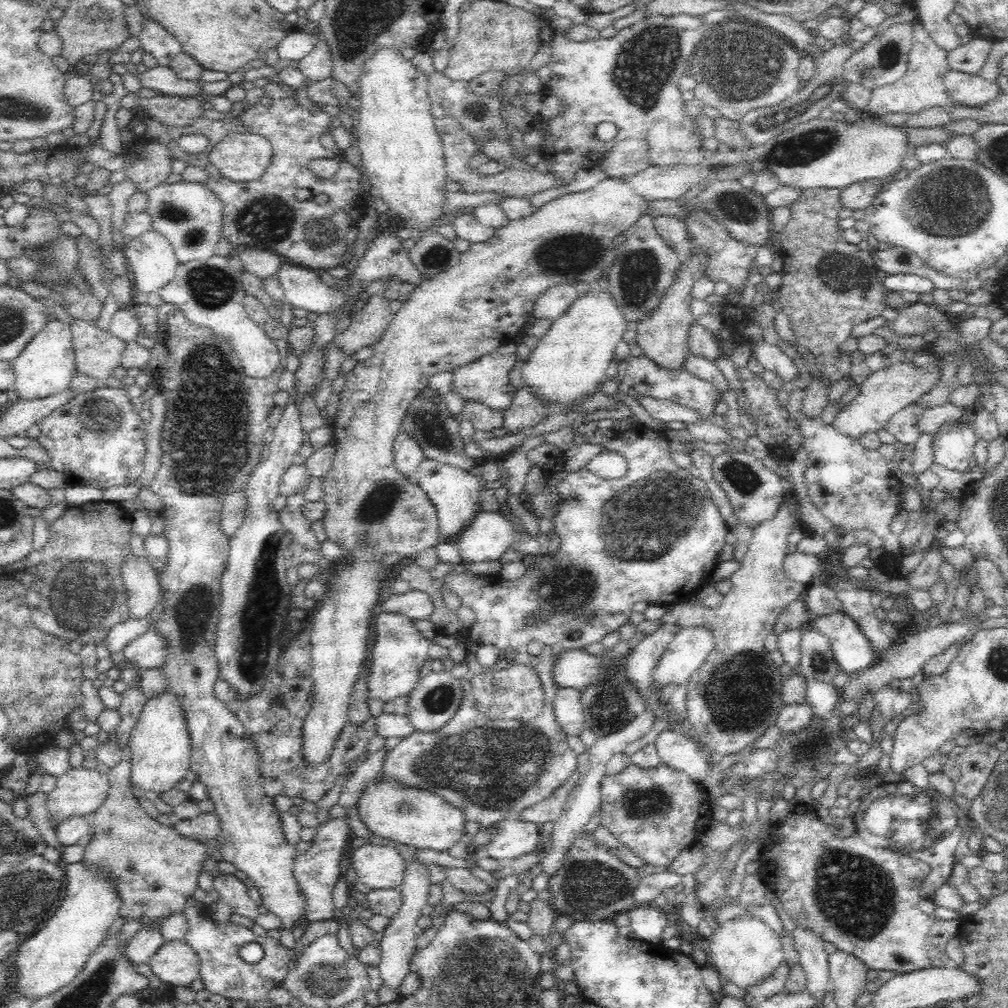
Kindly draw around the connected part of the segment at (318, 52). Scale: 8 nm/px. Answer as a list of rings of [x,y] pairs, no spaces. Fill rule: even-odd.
[[[322,35],[316,37],[319,37],[318,43],[310,54],[299,60],[297,67],[304,75],[304,84],[300,86],[302,92],[306,92],[311,84],[333,76],[333,62],[328,43]]]

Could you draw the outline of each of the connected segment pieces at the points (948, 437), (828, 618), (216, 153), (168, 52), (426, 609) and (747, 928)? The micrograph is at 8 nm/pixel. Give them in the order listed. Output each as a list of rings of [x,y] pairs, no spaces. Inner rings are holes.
[[[967,422],[952,424],[935,433],[934,463],[948,470],[966,472],[977,443],[975,438],[972,423]]]
[[[843,611],[813,618],[811,626],[830,642],[834,659],[842,672],[852,676],[876,664],[879,656],[872,649],[872,643]]]
[[[253,133],[235,134],[209,153],[210,163],[233,182],[259,180],[267,170],[273,154],[264,136]]]
[[[145,18],[145,27],[139,35],[140,46],[150,63],[168,65],[183,50],[181,44],[156,21]]]
[[[410,591],[404,596],[390,596],[377,612],[399,613],[412,621],[430,620],[434,614],[434,604],[430,596],[420,591]]]
[[[734,917],[720,923],[716,932],[705,940],[708,964],[718,972],[720,984],[728,982],[747,994],[750,987],[771,977],[783,963],[784,953],[780,937],[757,917]]]

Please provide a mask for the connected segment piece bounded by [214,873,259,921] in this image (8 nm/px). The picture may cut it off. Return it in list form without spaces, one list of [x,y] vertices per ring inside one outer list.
[[[216,873],[214,889],[234,914],[246,916],[252,921],[259,916],[258,906],[252,901],[247,885],[236,875]]]

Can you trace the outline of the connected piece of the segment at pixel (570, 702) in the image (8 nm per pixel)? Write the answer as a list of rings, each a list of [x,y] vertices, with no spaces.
[[[560,687],[554,699],[553,707],[557,721],[568,736],[580,737],[586,729],[583,725],[585,714],[581,696],[580,691]]]

